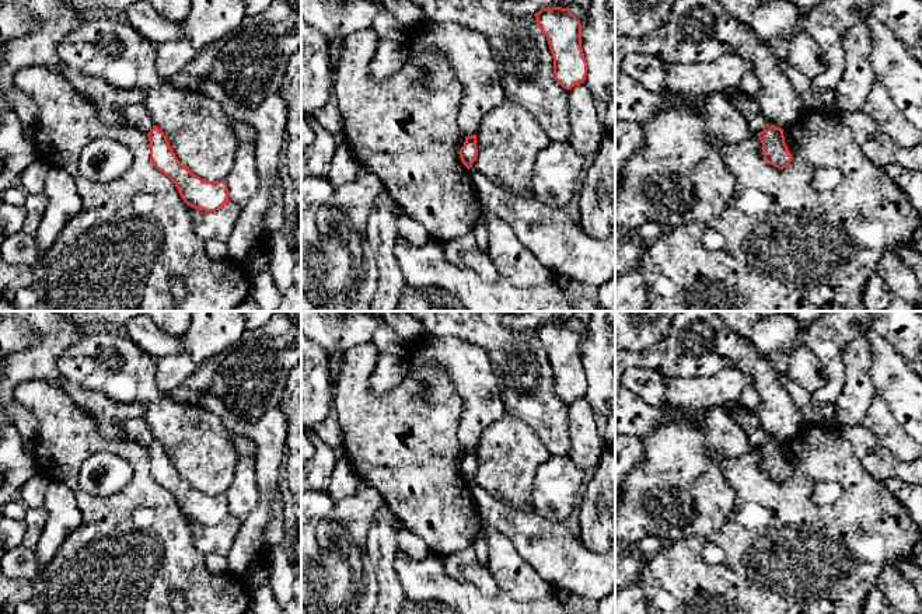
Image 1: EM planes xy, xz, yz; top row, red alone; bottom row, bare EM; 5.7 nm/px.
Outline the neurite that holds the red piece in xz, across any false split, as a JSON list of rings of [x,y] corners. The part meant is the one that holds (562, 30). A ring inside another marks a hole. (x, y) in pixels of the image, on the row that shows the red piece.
[[[569,7],[541,8],[534,15],[553,57],[555,80],[566,90],[584,83],[587,62],[582,48],[580,21]]]

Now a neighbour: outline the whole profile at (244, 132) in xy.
[[[233,121],[231,129],[238,143],[251,143],[255,146],[258,139],[258,130],[245,121]]]

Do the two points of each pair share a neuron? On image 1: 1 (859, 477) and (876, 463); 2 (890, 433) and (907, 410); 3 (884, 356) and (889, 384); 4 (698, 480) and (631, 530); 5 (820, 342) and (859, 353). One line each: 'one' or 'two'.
1: two
2: two
3: one
4: one
5: two

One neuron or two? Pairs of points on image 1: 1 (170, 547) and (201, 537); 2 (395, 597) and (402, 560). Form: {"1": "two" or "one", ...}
{"1": "two", "2": "two"}

